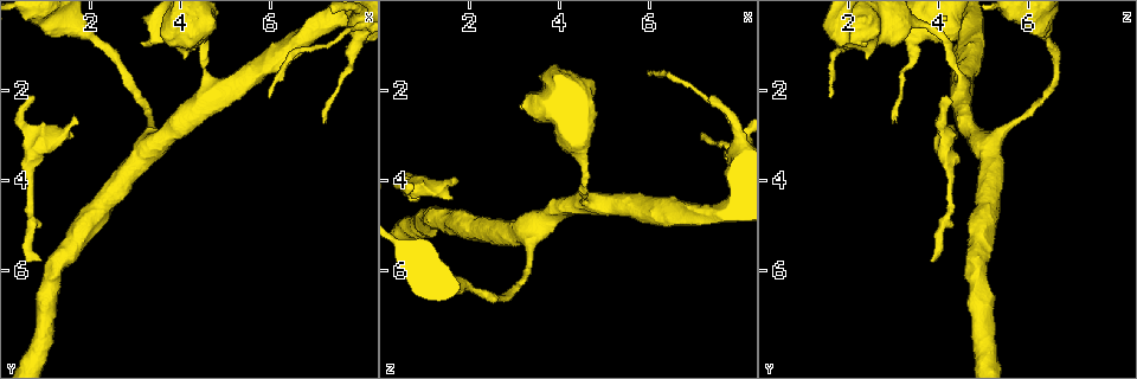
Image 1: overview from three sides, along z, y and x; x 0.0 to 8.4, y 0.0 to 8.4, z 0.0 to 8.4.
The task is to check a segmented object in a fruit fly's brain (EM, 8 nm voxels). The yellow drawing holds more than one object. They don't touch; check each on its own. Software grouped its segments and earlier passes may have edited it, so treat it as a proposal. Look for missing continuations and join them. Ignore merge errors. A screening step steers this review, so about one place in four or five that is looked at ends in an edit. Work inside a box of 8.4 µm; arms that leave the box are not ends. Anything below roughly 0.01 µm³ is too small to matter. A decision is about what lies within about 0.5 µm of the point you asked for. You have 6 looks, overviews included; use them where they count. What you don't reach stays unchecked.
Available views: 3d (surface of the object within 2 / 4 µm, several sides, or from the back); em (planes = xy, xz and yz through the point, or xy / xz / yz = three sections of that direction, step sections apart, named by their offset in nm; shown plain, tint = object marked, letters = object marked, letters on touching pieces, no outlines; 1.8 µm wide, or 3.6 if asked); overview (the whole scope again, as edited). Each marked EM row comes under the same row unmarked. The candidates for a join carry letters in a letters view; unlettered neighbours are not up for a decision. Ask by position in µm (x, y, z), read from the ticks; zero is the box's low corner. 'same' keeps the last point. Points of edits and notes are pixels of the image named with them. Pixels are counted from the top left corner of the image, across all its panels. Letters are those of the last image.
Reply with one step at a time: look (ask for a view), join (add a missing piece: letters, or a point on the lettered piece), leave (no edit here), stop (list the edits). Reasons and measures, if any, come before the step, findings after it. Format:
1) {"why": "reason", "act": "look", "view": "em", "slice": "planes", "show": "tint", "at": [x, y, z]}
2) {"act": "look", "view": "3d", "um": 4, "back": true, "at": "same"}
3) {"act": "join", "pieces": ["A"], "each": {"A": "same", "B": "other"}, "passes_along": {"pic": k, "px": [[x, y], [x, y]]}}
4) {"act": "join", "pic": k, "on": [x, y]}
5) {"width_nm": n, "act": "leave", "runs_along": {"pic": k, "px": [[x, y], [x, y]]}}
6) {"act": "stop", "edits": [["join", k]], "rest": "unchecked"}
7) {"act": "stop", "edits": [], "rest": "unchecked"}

{"why": "free end", "act": "look", "view": "3d", "um": 4, "at": [0.85, 5.75, 3.90]}

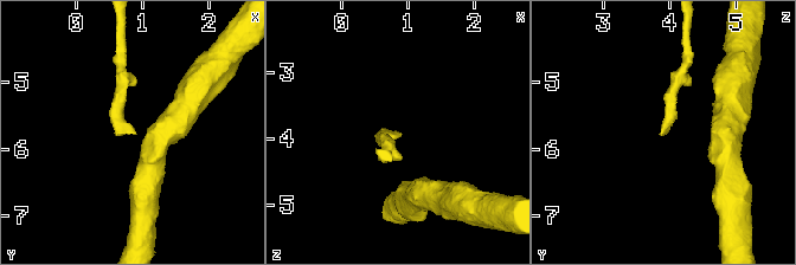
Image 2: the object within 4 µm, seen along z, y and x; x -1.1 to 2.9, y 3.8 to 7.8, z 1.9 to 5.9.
{"why": "now the EM", "act": "look", "view": "em", "slice": "planes", "show": "letters", "at": [0.85, 5.80, 3.90]}

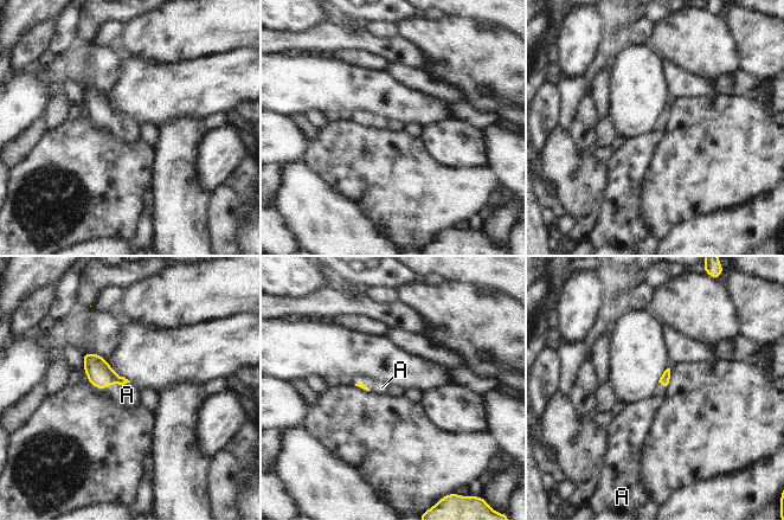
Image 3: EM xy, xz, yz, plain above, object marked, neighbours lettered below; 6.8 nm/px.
{"longest_contact_nm": ["A", 200], "act": "join", "pieces": ["A"], "each": {"A": "same"}, "passes_along": {"pic": 3, "px": [[100, 374], [115, 382], [127, 395]]}, "found": "the neuron continues"}

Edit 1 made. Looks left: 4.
{"why": "see it whole again", "act": "look", "view": "overview"}

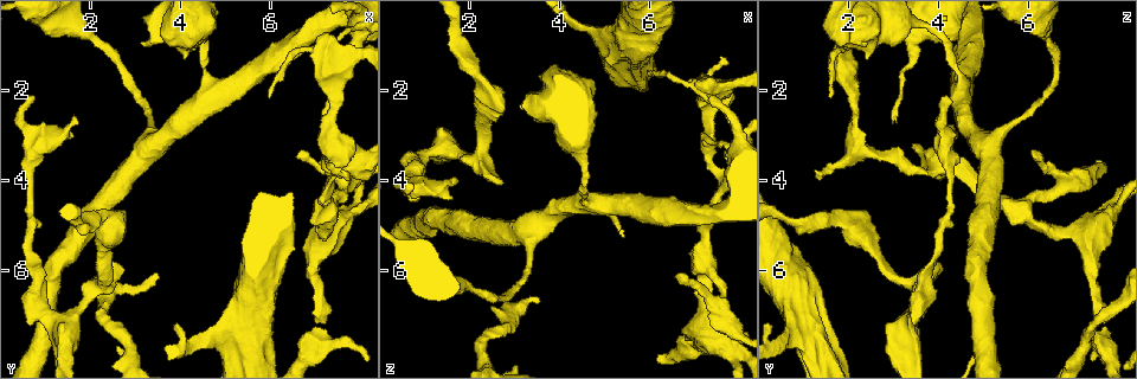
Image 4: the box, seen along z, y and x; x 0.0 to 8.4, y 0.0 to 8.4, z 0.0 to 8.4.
{"why": "free end", "act": "look", "view": "em", "slice": "yz", "step": 8, "show": "tint", "at": [5.95, 2.15, 1.65]}

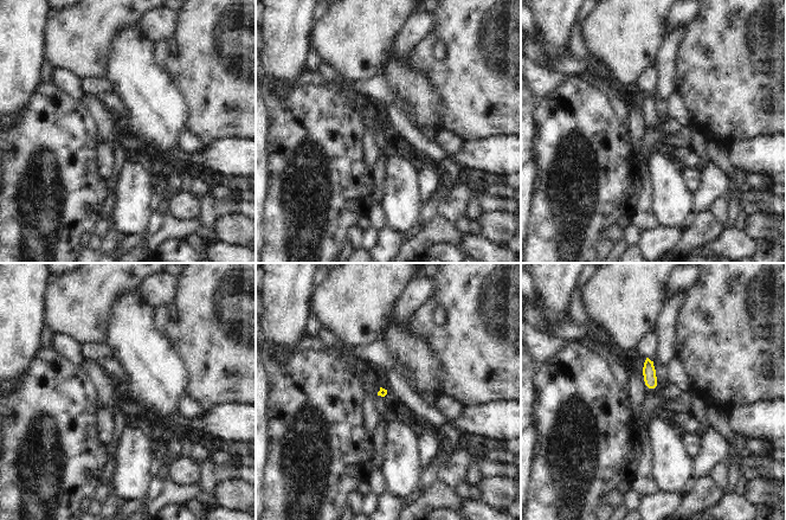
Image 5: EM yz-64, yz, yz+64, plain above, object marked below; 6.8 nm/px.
{"act": "look", "view": "em", "slice": "planes", "show": "letters", "at": "same"}

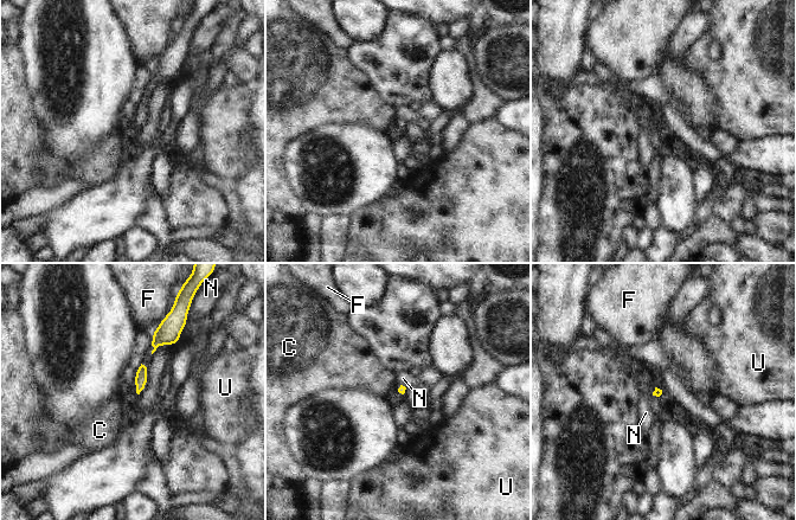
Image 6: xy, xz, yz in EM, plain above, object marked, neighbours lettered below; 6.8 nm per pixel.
{"longest_contact_nm": ["N", 140], "act": "leave", "each": {"C": "other", "F": "other", "N": "other", "U": "other"}, "border": {"pic": 6, "px": [[183, 331], [179, 339], [171, 346]]}, "found": "no lettered piece goes on from it"}

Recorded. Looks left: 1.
{"why": "free end", "act": "look", "view": "em", "slice": "planes", "show": "letters", "at": [7.75, 4.05, 1.40]}

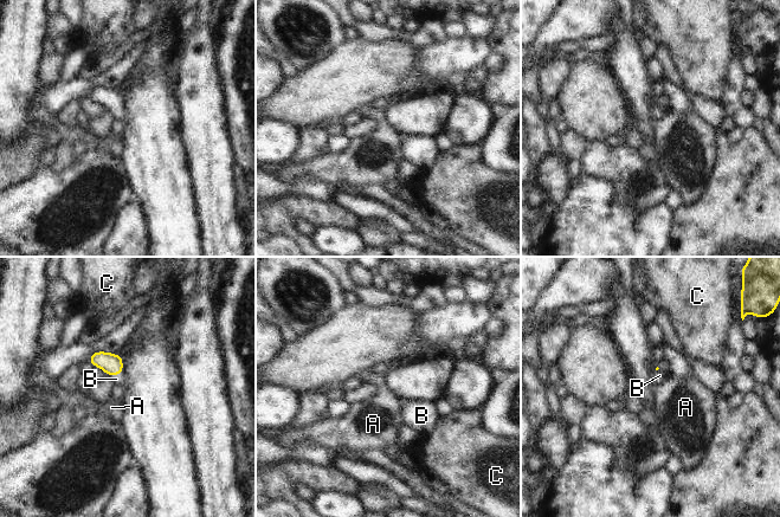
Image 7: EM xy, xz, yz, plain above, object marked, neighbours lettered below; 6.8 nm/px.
{"longest_contact_nm": ["B", 80], "act": "join", "pieces": ["B"], "each": {"A": "other", "B": "same", "C": "other"}, "found": "it goes on there"}

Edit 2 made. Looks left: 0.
{"act": "stop", "edits": [["join", 3], ["join", 7]], "rest": "unchecked"}

